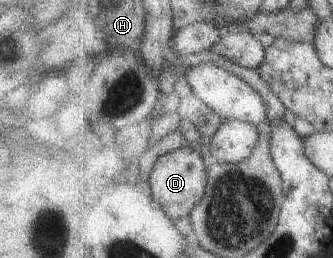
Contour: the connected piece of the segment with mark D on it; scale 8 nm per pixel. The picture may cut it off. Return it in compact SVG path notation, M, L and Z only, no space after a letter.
M179 149L179 151L167 153L157 161L157 165L151 173L151 187L153 187L155 199L159 199L163 203L163 207L167 209L167 213L171 213L171 217L175 217L175 219L180 220L189 216L206 193L207 167L199 152L195 149Z

